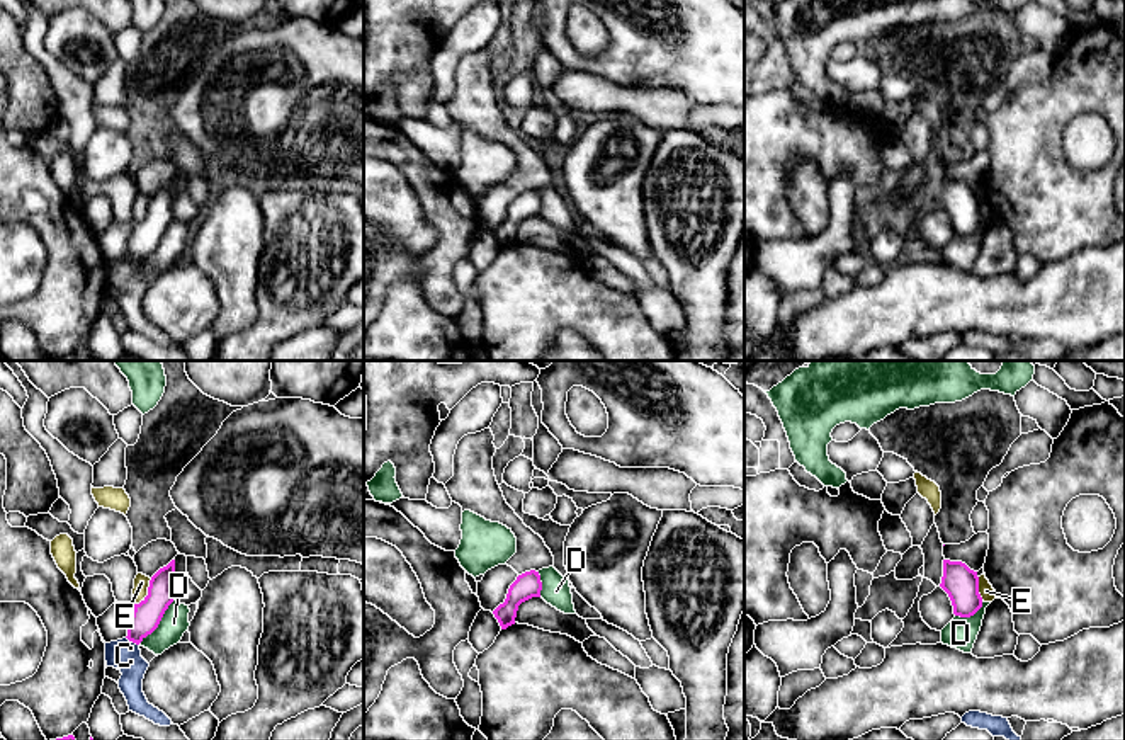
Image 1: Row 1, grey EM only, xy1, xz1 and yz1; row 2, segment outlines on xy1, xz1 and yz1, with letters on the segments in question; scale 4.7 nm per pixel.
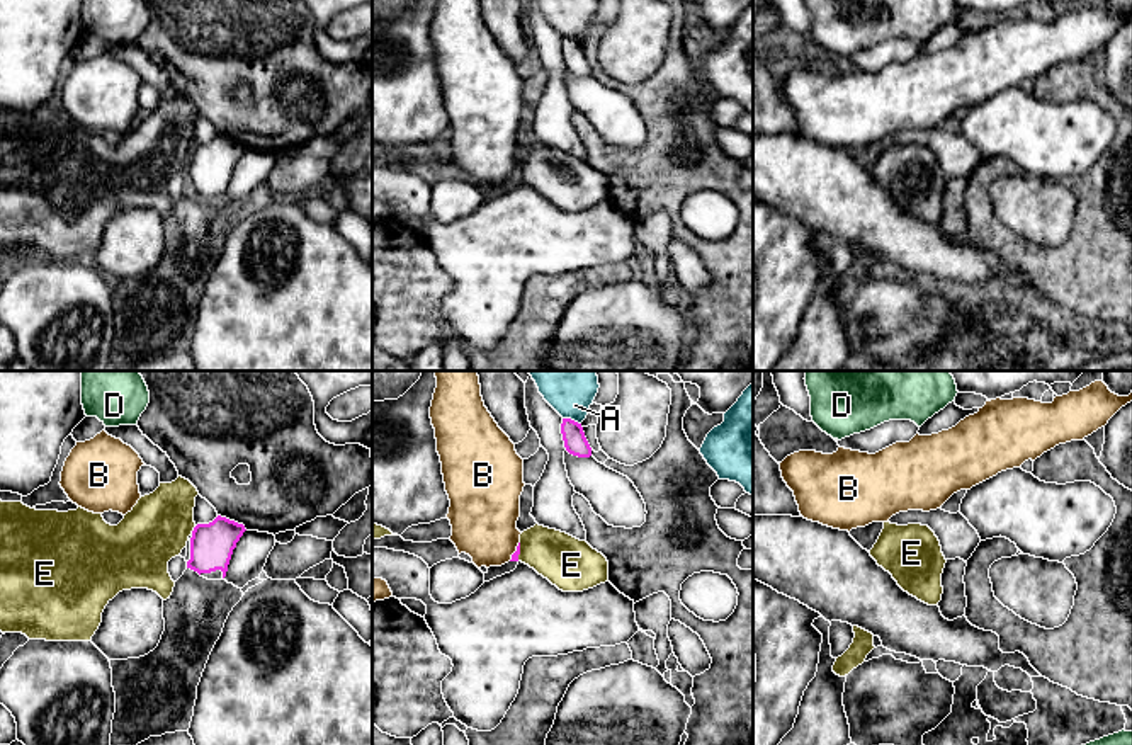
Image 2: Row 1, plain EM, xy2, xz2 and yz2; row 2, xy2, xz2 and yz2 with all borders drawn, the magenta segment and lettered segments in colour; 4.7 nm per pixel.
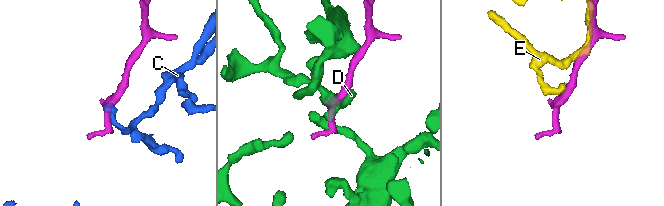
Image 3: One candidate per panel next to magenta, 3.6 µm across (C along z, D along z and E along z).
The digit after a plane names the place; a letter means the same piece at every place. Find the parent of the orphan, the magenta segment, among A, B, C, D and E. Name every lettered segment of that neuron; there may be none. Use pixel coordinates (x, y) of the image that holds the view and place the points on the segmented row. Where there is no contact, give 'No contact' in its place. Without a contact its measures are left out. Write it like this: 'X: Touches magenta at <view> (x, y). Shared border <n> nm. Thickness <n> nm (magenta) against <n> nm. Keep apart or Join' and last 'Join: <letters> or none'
A: Touches magenta at xz2 (570, 419). Shared border 90 nm. Thickness 110 nm (magenta) against 280 nm. Keep apart
B: Touches magenta at xz2 (515, 551). Shared border 110 nm. Thickness 30 nm (magenta) against 320 nm. Join
C: Touches magenta at xy1 (133, 642). Shared border 80 nm. Thickness 140 nm (magenta) against 150 nm. Keep apart
D: Touches magenta at xy1 (158, 623). Shared border 260 nm. Thickness 140 nm (magenta) against 130 nm. Keep apart
E: Touches magenta at xy1 (148, 592). Shared border 150 nm. Thickness 140 nm (magenta) against 80 nm. Keep apart
Join: B

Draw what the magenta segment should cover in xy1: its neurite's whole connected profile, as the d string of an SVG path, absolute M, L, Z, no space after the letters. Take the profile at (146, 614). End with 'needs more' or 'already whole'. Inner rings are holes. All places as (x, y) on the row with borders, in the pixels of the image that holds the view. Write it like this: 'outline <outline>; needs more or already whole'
outline M175 560L151 577L148 595L139 604L134 604L126 636L129 641L139 645L158 628L165 611L173 602L173 582Z; already whole

